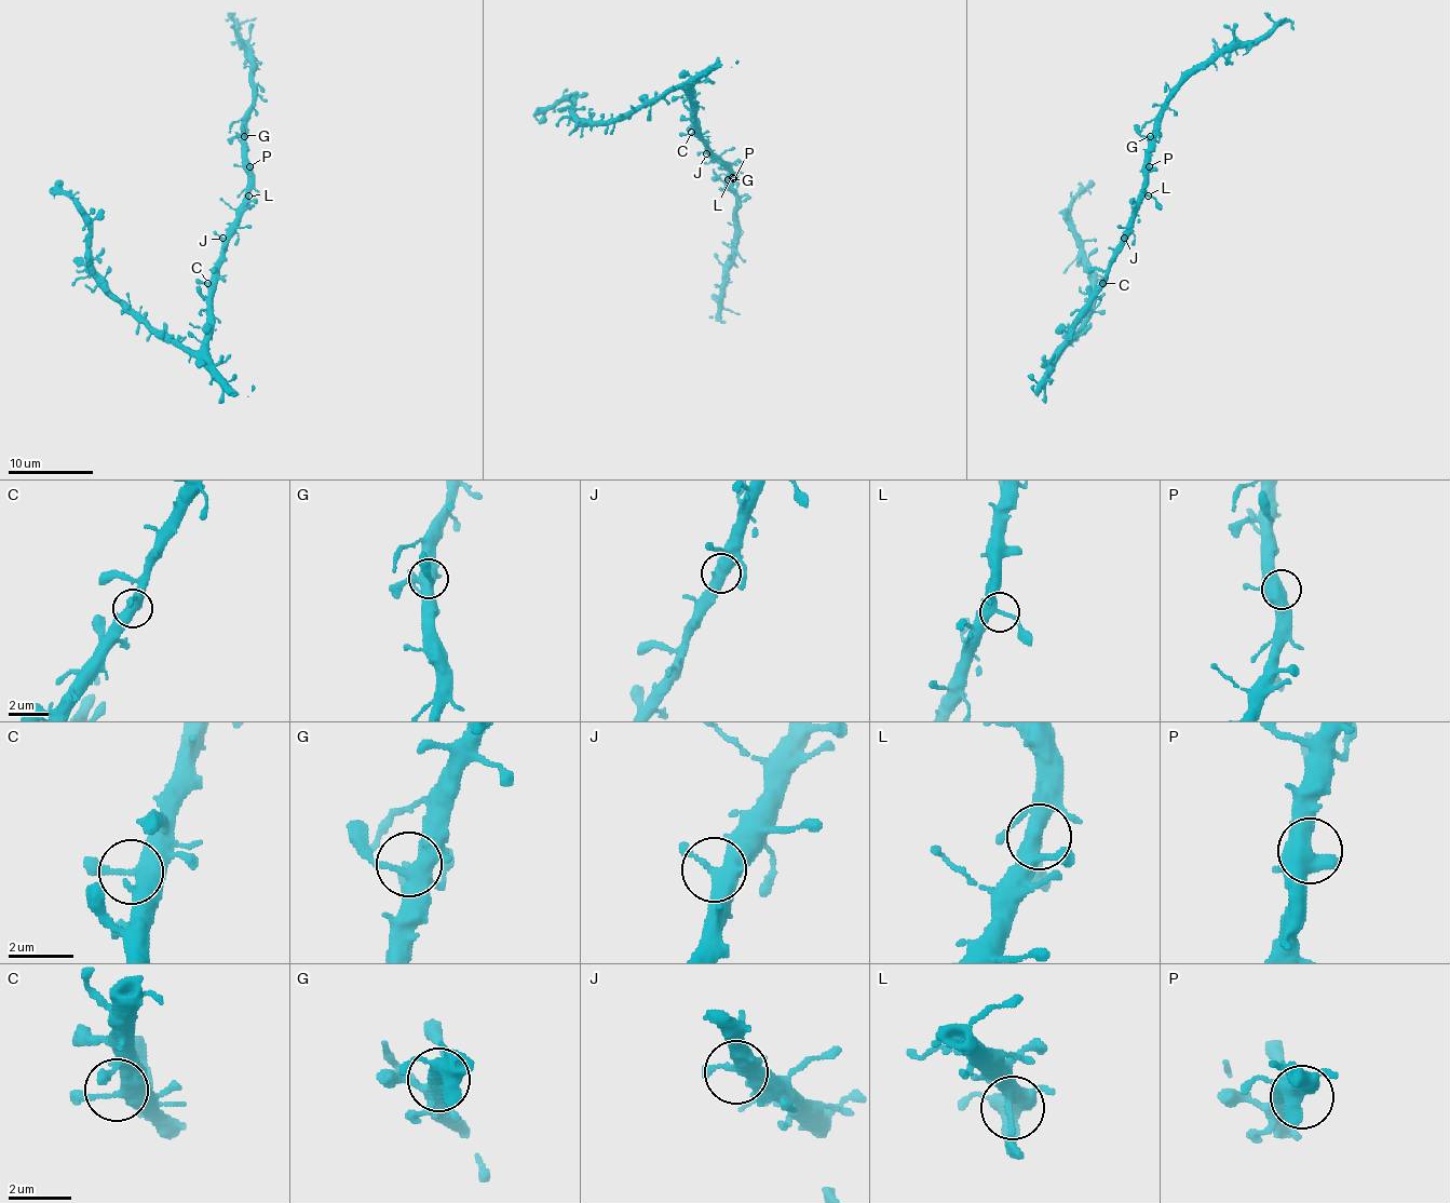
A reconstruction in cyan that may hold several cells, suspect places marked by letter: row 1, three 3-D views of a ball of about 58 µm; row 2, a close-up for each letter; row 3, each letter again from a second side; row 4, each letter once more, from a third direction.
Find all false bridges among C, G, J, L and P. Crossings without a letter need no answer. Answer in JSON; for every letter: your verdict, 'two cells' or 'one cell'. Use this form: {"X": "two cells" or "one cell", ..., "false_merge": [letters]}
{"C": "one cell", "G": "one cell", "J": "one cell", "L": "one cell", "P": "one cell", "false_merge": []}

